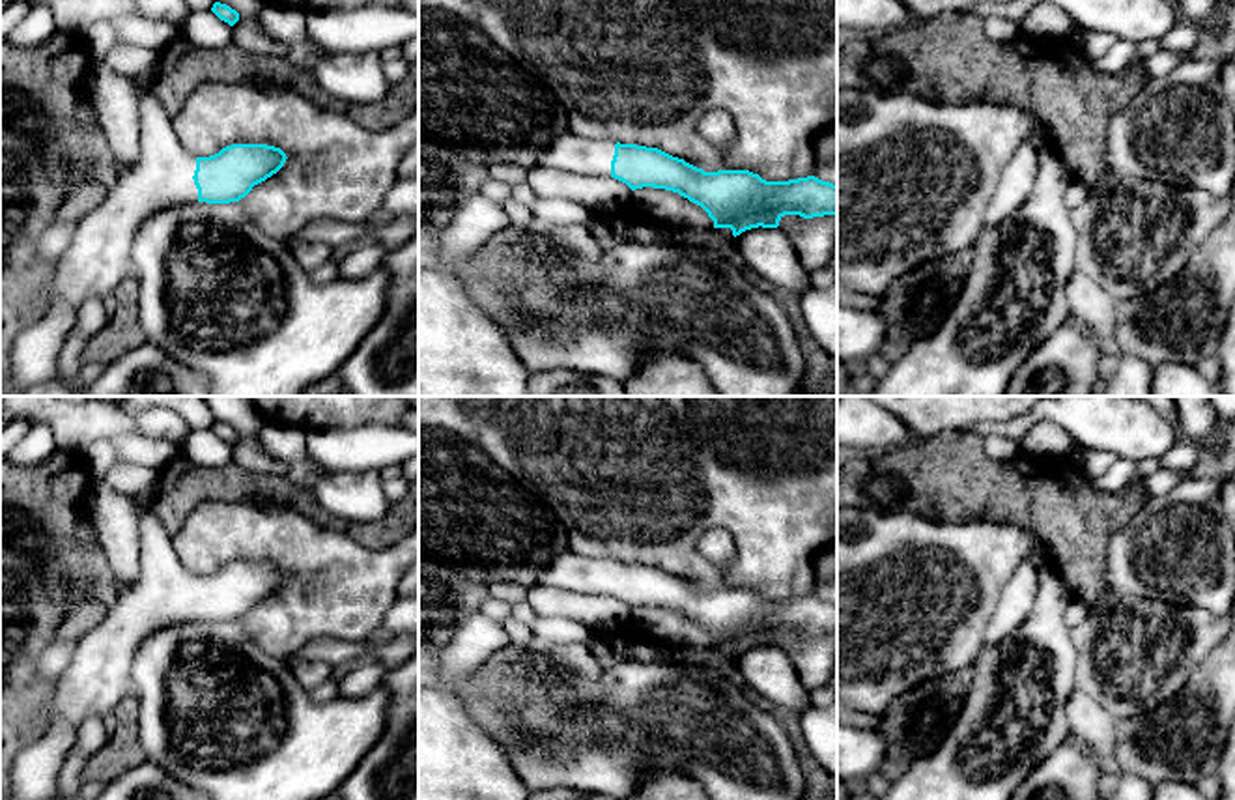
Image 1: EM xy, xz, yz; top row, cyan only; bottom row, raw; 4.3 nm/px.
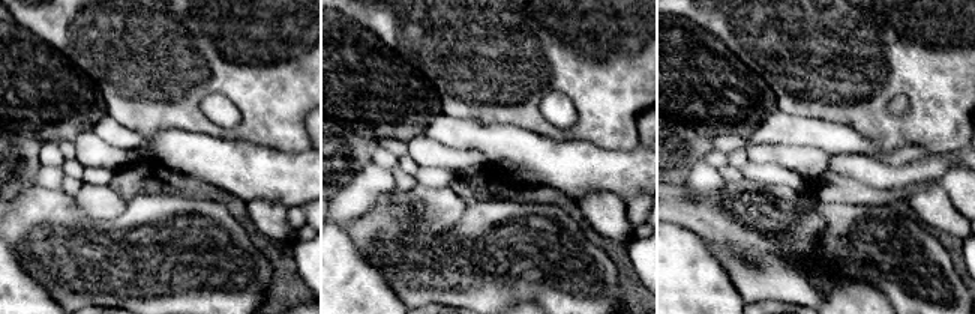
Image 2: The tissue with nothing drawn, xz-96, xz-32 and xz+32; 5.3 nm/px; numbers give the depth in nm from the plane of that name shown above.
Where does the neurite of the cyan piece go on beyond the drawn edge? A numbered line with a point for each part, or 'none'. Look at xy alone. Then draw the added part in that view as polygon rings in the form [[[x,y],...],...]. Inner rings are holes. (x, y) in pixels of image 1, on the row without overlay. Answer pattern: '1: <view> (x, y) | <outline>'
1: xy (99, 677) | [[[138,505],[136,518],[140,533],[138,579],[75,645],[71,662],[56,688],[45,699],[34,699],[34,738],[49,733],[56,718],[78,727],[90,716],[105,718],[108,712],[116,710],[125,699],[131,699],[135,688],[133,662],[142,641],[157,630],[198,621],[198,607],[192,598],[196,576],[177,561],[172,538],[151,505]]]

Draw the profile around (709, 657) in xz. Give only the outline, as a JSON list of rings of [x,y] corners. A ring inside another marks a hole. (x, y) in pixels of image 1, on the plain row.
[[[688,647],[686,664],[704,665],[721,673],[732,684],[744,688],[749,693],[749,701],[760,710],[768,712],[785,731],[798,766],[805,778],[805,798],[807,800],[837,800],[837,778],[826,772],[809,753],[802,735],[802,712],[777,707],[766,701],[760,693],[747,688],[732,658],[721,656],[714,647]]]

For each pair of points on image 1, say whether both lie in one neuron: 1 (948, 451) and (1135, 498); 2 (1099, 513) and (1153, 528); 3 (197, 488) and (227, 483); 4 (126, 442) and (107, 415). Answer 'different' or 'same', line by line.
1: same
2: different
3: same
4: different

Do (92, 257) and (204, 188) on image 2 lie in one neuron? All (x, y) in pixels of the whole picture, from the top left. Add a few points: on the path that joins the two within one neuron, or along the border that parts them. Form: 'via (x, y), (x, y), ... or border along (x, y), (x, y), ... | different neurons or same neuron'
border along (155, 193), (210, 199), (224, 206) | different neurons

